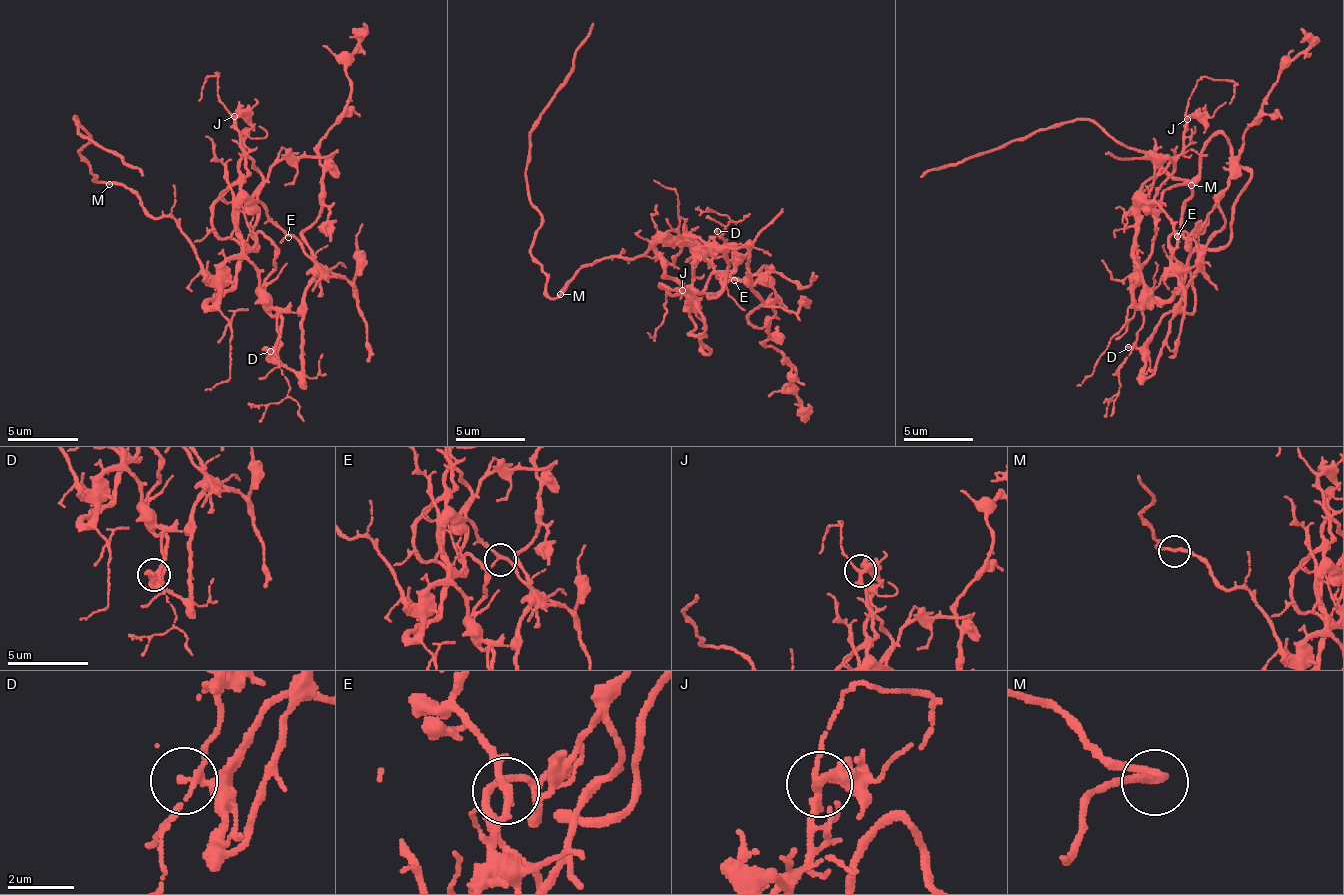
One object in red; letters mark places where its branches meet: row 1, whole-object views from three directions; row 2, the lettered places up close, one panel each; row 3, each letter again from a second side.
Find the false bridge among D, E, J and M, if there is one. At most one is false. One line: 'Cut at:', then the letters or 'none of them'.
Cut at: none of them

